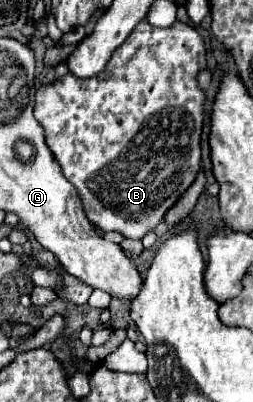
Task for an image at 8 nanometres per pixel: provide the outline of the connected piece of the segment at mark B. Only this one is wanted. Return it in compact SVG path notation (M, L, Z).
M142 21L136 25L136 29L128 35L128 39L114 51L110 57L106 69L90 79L78 79L70 73L62 77L60 81L54 81L46 87L40 87L36 91L36 105L34 105L34 117L44 127L46 133L46 145L54 153L56 161L62 167L64 177L78 189L80 199L84 201L84 211L90 219L90 223L98 229L106 231L118 231L126 239L142 239L146 233L154 231L156 225L164 219L166 211L174 207L174 203L180 199L180 195L194 183L198 171L200 171L200 133L204 123L204 93L198 87L198 73L206 69L206 49L202 37L196 33L194 27L176 21L172 27L152 27L148 21Z

